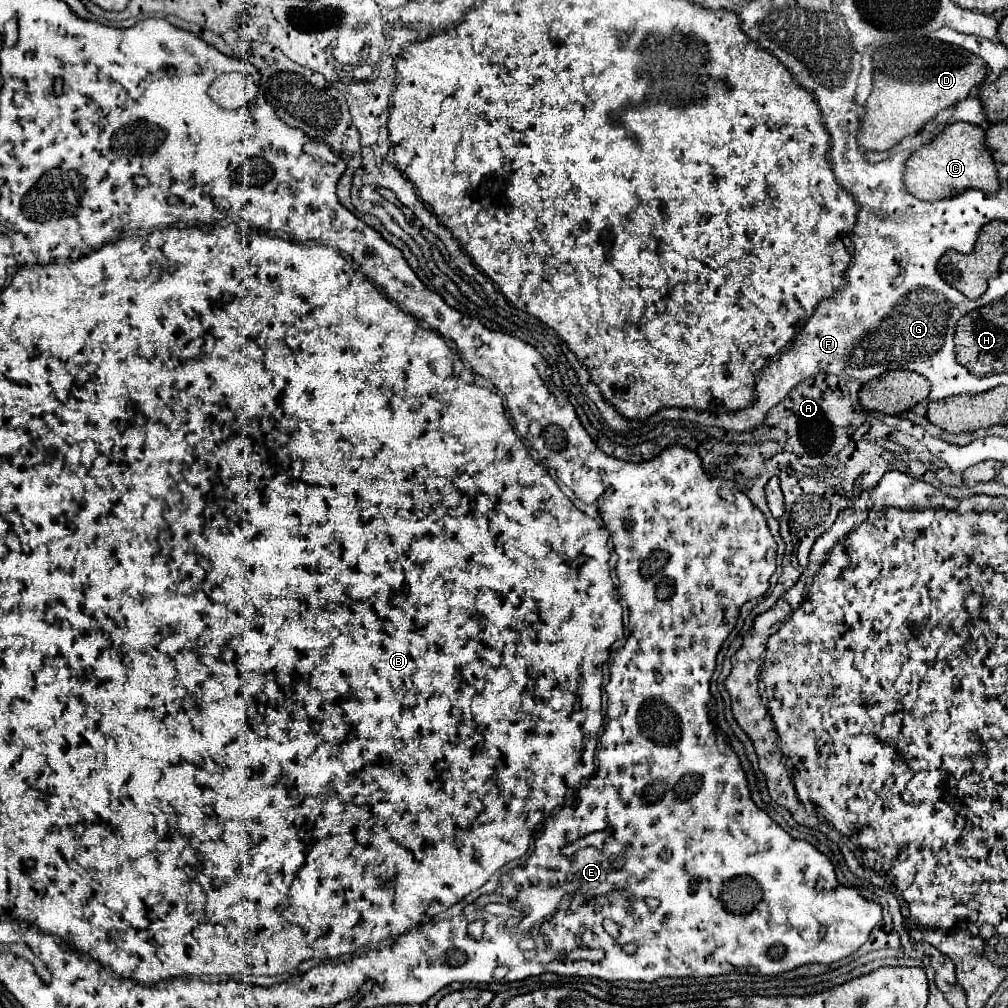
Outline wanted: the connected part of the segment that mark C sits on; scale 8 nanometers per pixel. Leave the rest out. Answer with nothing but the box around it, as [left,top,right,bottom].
[904,123,998,201]

